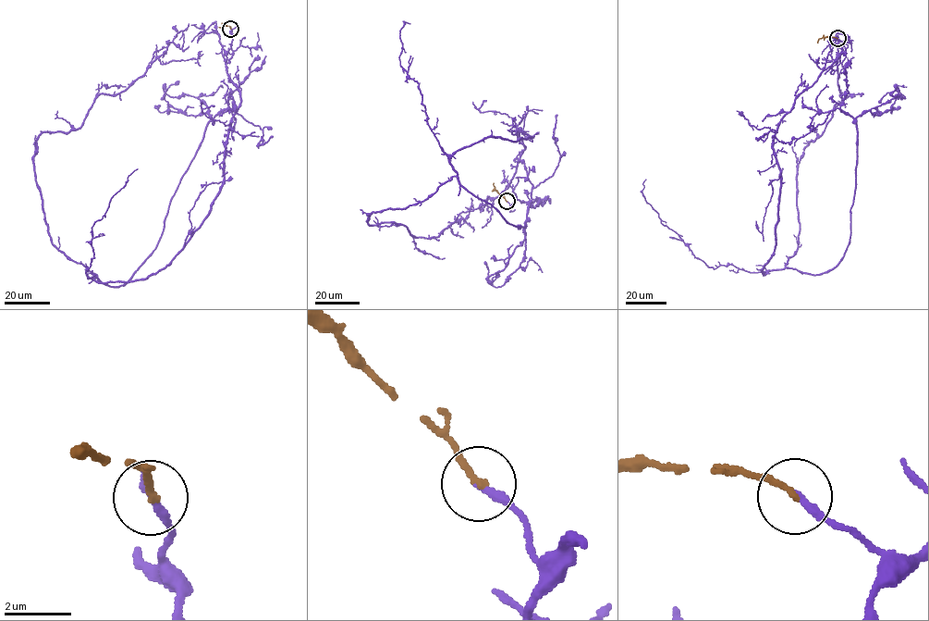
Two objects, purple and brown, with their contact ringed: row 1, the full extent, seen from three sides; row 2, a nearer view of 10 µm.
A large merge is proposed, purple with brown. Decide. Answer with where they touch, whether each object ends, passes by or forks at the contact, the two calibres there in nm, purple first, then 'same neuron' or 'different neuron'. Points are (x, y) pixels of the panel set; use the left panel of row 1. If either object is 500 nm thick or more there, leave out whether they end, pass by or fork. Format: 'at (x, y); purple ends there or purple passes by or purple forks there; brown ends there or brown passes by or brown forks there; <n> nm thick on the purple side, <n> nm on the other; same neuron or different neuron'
at (230, 29); purple ends there; brown ends there; 220 nm thick on the purple side, 180 nm on the other; same neuron

